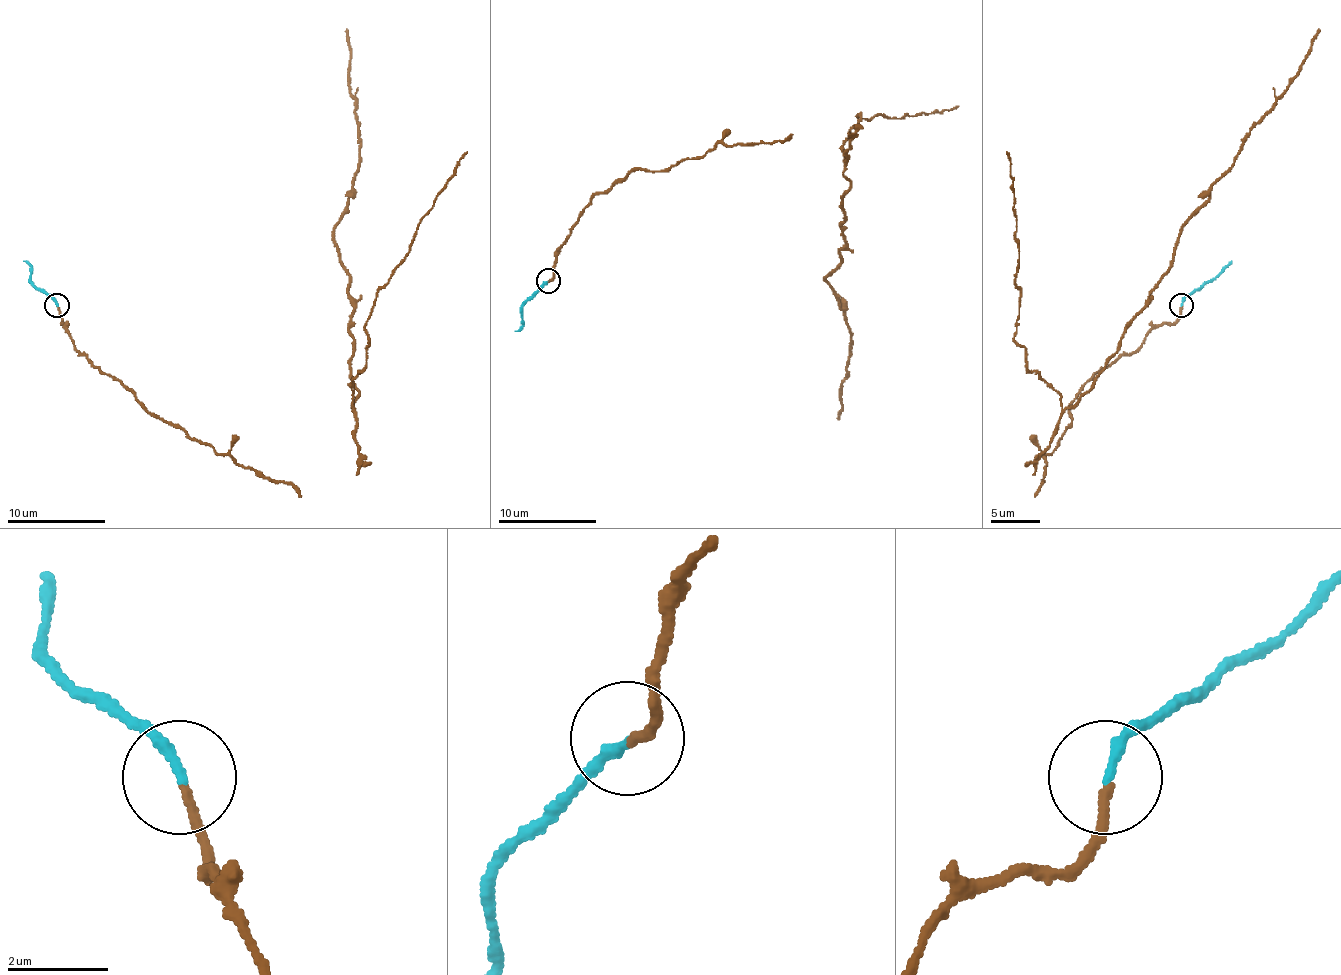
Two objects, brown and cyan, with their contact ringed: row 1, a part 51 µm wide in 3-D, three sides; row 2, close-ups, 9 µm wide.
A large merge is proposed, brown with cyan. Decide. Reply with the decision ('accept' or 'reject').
accept

